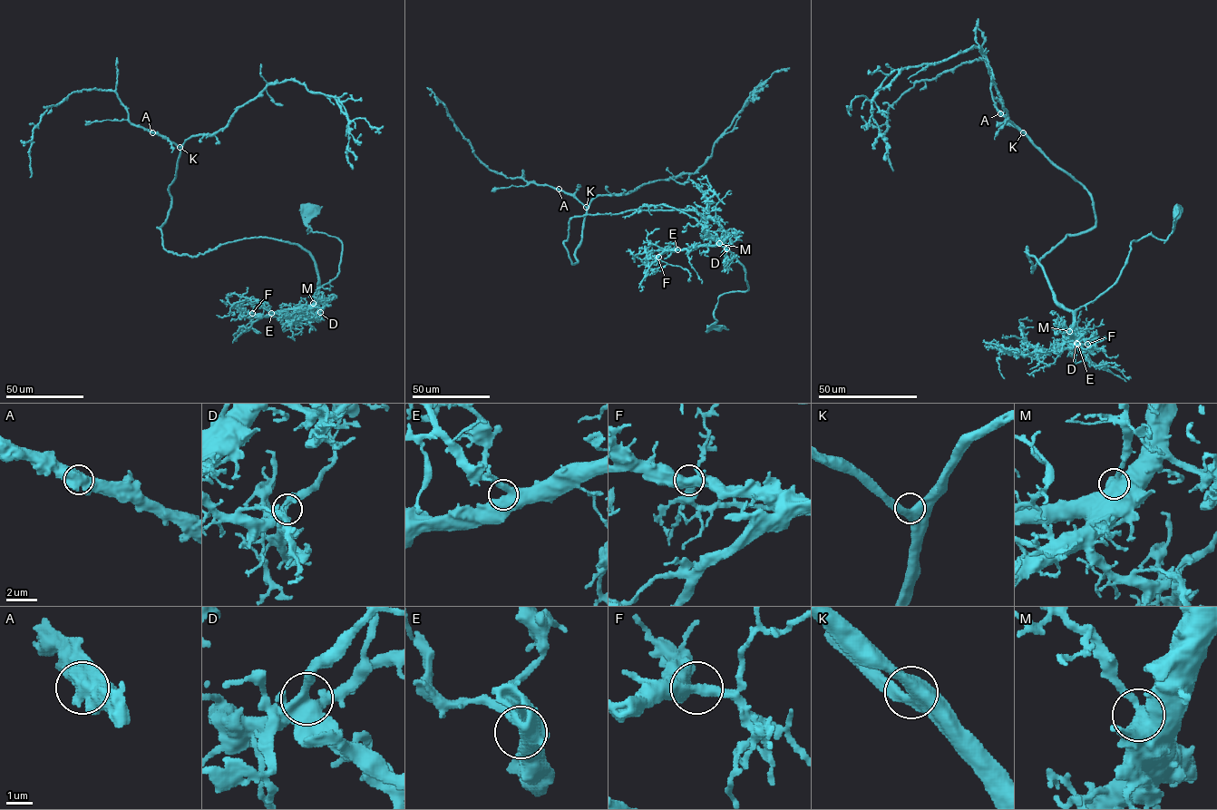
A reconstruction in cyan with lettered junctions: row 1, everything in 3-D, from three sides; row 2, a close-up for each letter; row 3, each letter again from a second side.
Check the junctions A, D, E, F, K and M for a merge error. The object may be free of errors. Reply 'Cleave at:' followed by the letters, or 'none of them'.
Cleave at: none of them

